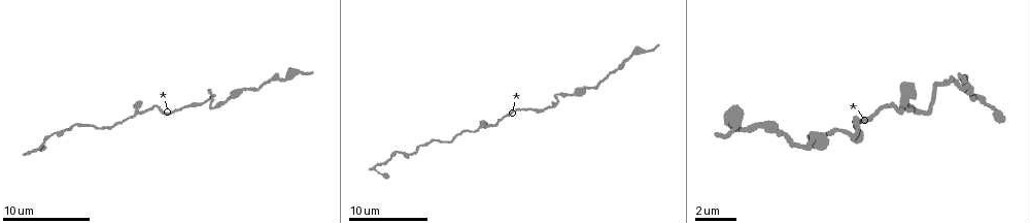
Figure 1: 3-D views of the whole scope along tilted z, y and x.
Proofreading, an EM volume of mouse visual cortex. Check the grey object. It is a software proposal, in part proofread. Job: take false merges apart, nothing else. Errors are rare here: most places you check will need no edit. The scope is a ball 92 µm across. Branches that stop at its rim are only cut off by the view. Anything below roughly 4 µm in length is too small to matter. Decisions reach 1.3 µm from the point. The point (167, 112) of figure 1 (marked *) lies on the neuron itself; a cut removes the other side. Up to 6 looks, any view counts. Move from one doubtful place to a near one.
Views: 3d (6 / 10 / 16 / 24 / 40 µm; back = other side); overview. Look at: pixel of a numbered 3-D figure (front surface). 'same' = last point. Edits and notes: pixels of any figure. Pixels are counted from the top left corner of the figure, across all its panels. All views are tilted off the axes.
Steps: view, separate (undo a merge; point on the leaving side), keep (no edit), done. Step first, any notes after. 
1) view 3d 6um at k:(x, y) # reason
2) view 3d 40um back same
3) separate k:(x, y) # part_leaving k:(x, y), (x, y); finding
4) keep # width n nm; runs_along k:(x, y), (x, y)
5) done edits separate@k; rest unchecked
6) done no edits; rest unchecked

view 3d 10um at 1:(557, 95) # sharp bend

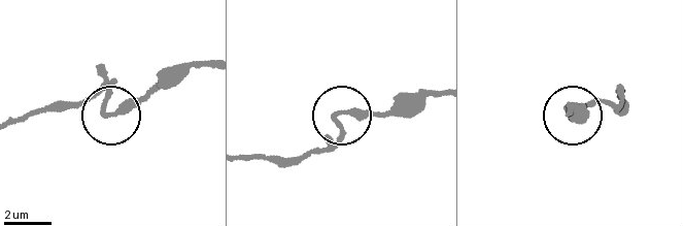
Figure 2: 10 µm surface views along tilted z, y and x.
keep # one neuron here

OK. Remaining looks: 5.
view 3d 10um at 1:(586, 88) # calibre changes

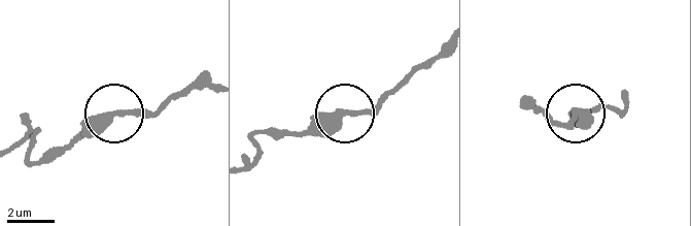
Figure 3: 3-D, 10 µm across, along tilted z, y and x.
keep # runs_along 3:(18, 142), (33, 132), (47, 162), (113, 114), (156, 111); one neuron here

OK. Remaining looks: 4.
view 3d 10um at 1:(481, 129) # side arm on a straight run

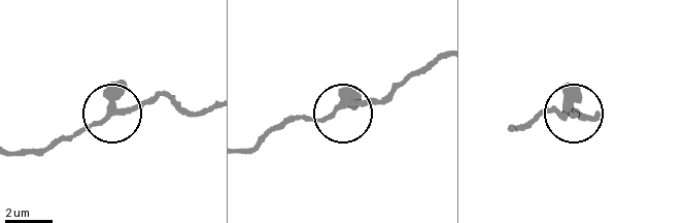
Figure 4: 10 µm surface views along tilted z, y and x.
view 3d 10um back at 4:(109, 118) # from behind

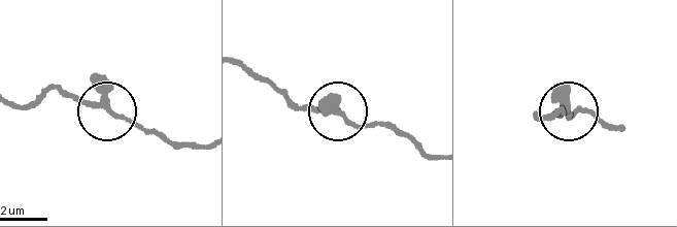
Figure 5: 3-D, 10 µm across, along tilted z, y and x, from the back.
keep # arms 3; runs_along 5:(610, 125), (584, 110), (564, 111); continuous, no second neuron

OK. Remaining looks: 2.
done no edits; rest unchecked

